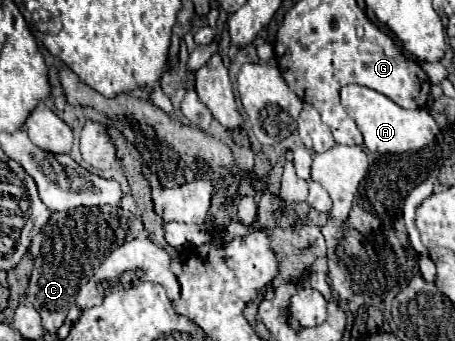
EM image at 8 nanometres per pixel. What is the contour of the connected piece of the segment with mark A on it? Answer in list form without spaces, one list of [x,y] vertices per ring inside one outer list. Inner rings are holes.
[[[346,85],[340,89],[340,103],[346,109],[346,113],[354,119],[360,133],[364,135],[364,147],[370,153],[408,153],[418,151],[434,141],[438,129],[438,123],[426,109],[402,109],[386,95],[362,87],[362,85]]]

